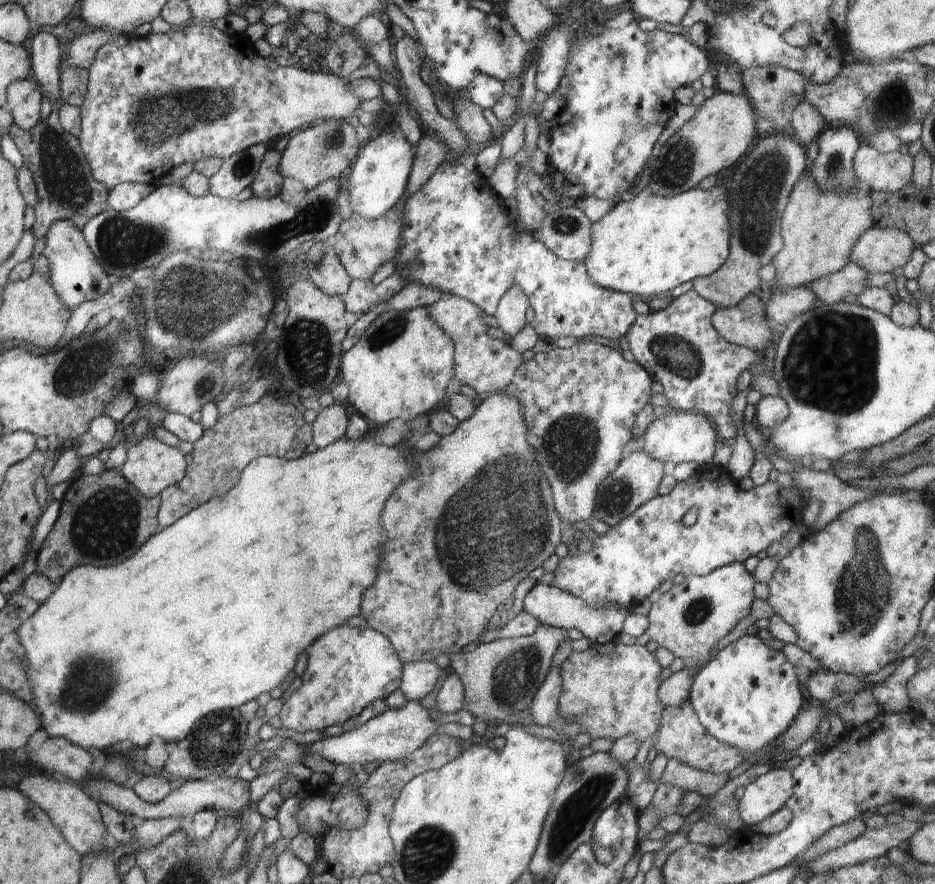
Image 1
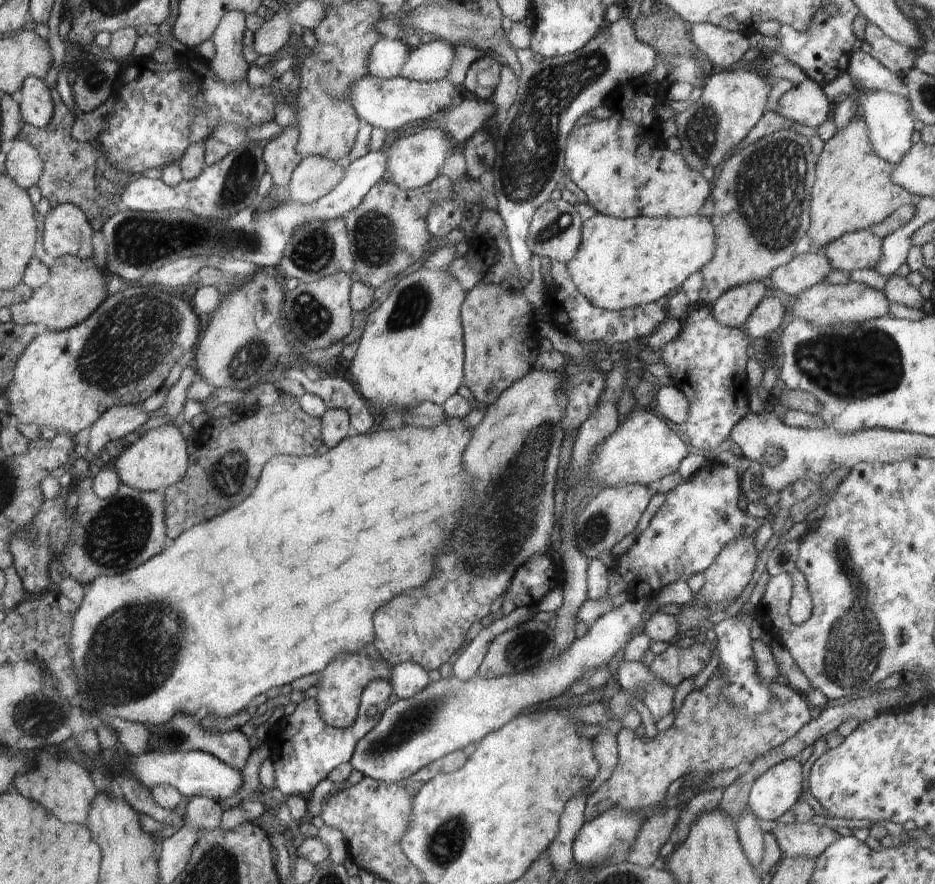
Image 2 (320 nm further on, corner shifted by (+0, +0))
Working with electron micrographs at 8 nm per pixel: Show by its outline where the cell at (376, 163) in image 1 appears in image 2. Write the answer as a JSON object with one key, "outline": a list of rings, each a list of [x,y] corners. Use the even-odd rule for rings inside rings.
{"outline":[[[426,128],[416,134],[400,135],[400,138],[390,146],[388,172],[391,173],[388,181],[396,184],[398,188],[414,190],[426,187],[438,177],[438,170],[442,168],[446,154],[450,154],[452,142],[442,132],[441,128]]]}

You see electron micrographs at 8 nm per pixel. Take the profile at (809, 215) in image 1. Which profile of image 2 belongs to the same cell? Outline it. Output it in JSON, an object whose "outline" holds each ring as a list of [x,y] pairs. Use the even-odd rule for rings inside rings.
{"outline":[[[860,115],[826,142],[816,164],[810,198],[810,226],[806,232],[814,251],[823,249],[844,234],[869,229],[886,220],[900,206],[911,203],[912,194],[890,182],[892,168],[894,165],[874,154],[868,142],[867,126]]]}

